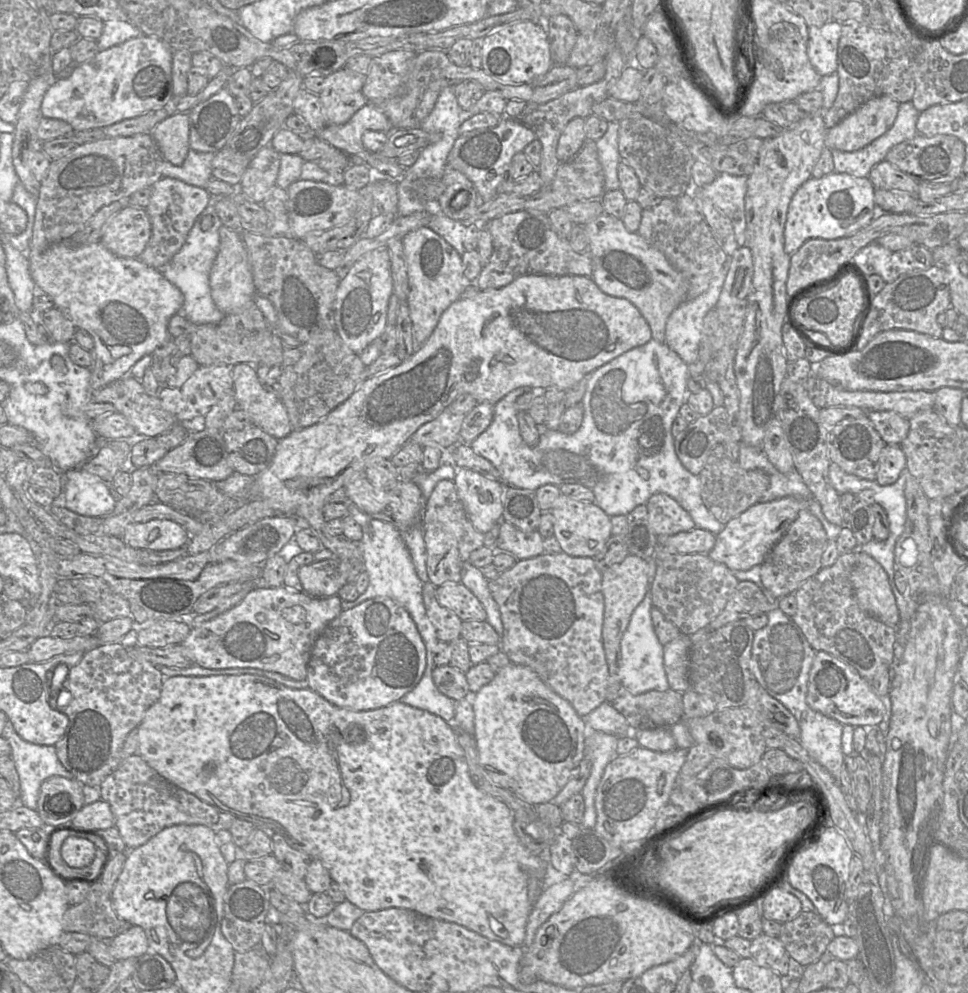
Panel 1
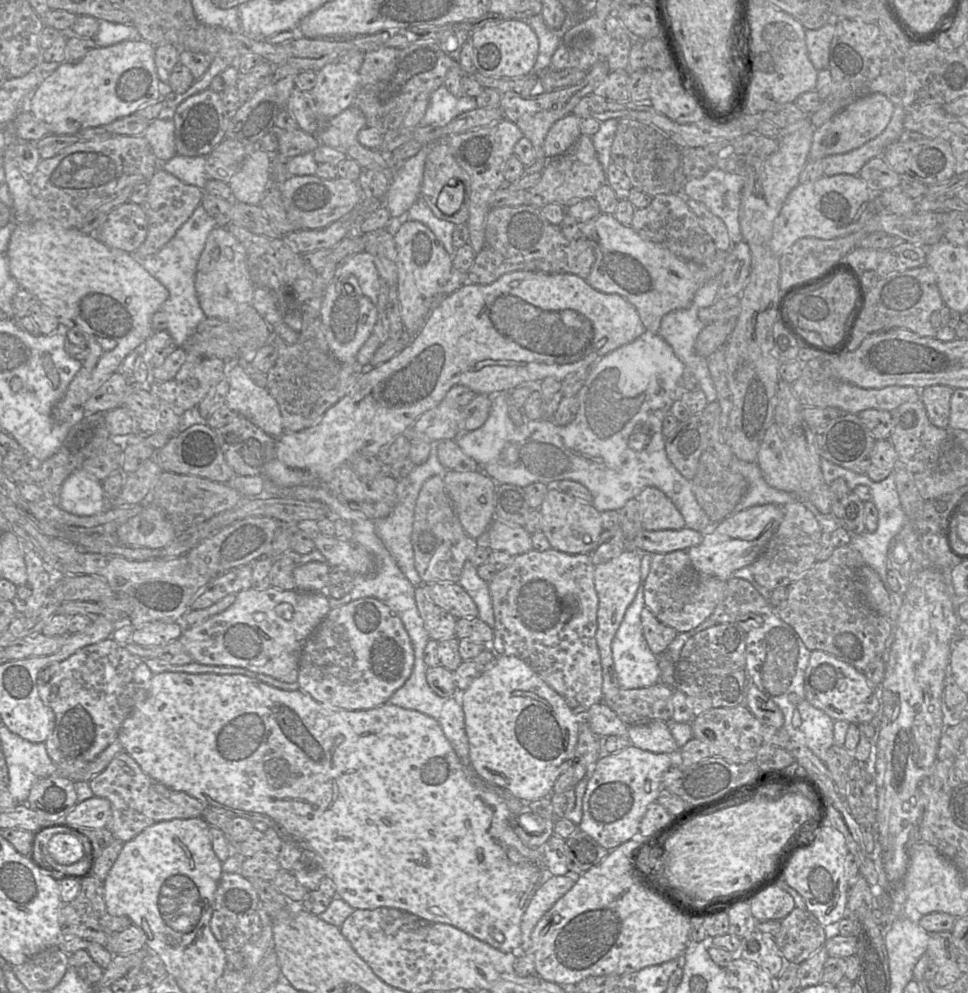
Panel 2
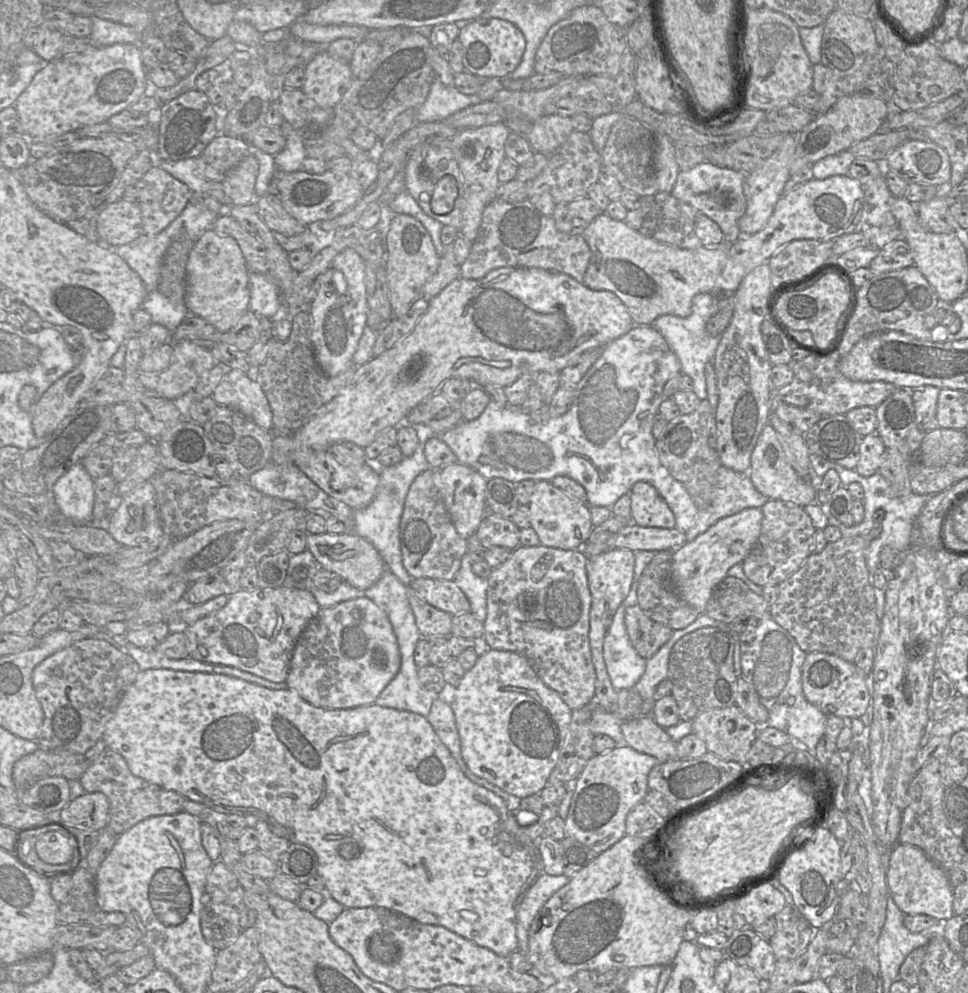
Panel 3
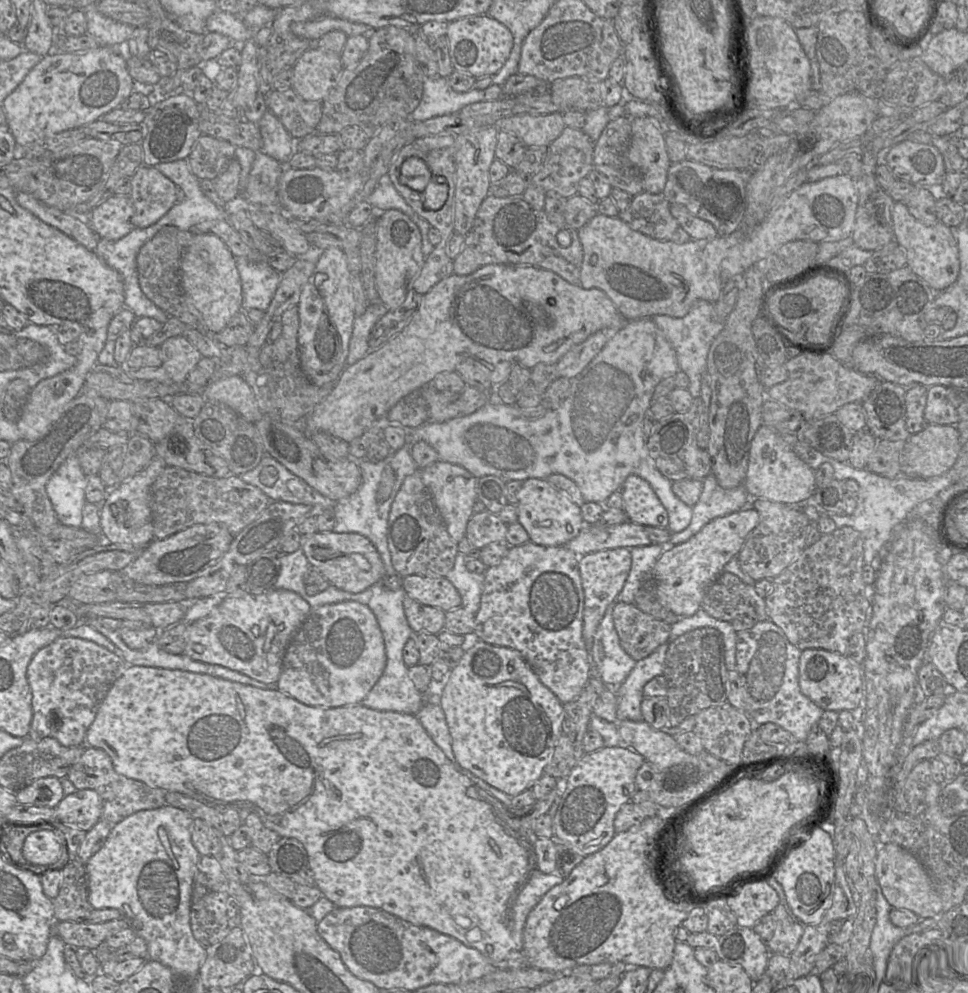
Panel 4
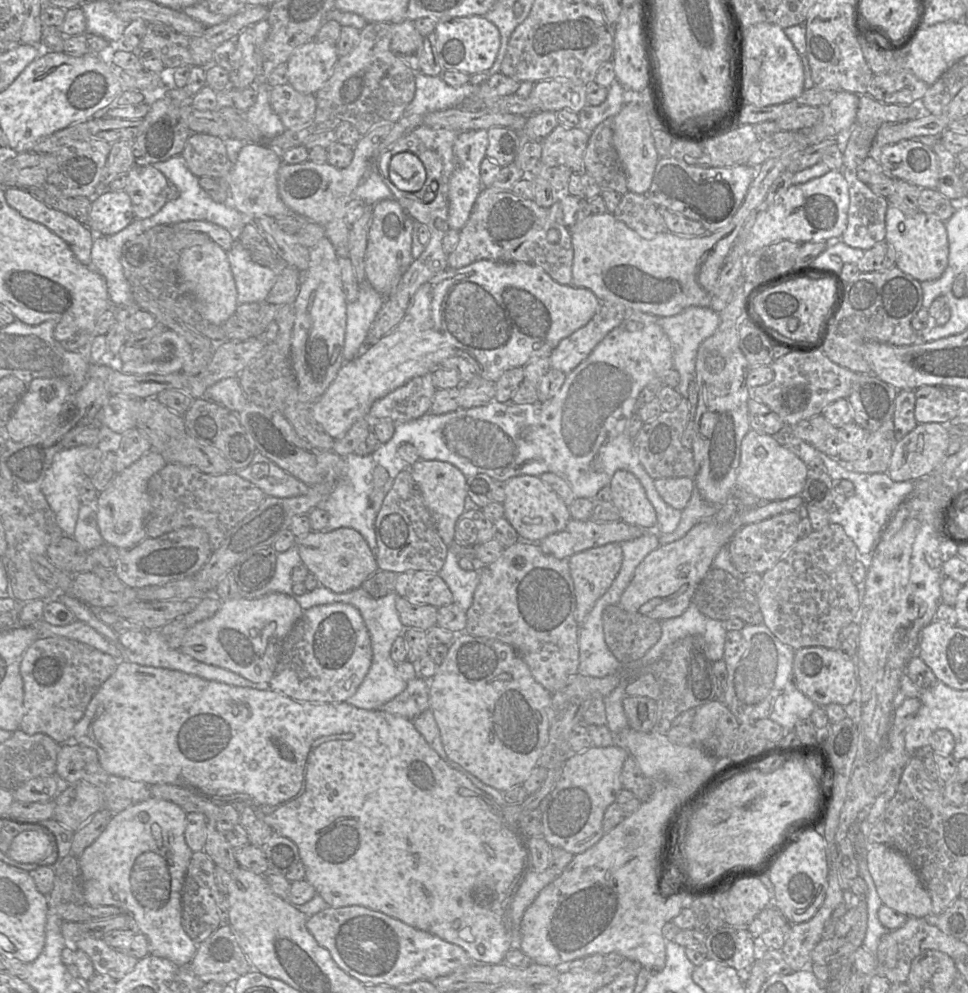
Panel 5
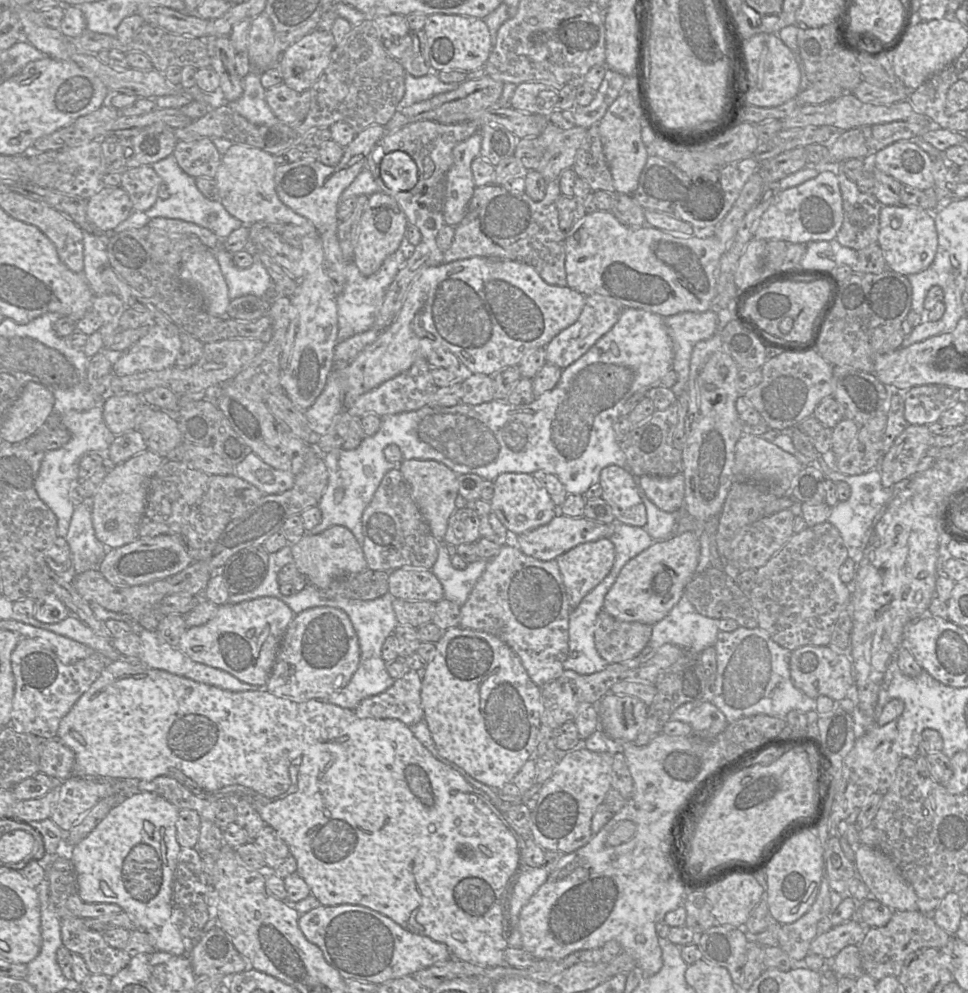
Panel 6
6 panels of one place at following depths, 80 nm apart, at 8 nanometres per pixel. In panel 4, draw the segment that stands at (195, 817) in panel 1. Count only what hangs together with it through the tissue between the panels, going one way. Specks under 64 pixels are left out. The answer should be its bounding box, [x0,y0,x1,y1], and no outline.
[66,747,168,826]

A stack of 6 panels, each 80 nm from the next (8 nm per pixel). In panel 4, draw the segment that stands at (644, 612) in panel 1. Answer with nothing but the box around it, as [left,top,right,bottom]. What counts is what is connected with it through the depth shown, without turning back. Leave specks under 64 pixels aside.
[592,602,636,689]

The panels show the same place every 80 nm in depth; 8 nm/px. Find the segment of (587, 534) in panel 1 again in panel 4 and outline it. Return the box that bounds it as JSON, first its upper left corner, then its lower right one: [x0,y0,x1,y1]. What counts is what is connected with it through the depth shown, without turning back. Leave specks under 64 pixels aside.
[516,478,586,546]

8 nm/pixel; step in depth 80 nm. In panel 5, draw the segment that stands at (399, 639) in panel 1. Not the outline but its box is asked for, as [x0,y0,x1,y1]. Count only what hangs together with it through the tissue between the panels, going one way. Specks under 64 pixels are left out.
[269,603,372,703]

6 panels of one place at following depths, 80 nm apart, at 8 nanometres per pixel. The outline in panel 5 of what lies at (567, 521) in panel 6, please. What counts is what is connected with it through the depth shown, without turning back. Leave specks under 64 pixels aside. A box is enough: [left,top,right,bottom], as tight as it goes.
[538,519,645,559]

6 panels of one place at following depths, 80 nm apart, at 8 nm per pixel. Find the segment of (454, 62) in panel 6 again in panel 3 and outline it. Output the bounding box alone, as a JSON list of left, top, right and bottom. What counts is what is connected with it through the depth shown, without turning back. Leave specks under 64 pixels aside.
[460,18,526,78]

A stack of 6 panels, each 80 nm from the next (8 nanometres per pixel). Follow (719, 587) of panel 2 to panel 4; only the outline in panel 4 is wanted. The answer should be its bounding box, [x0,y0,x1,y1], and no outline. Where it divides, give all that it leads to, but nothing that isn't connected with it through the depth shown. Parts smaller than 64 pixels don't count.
[634,573,684,625]

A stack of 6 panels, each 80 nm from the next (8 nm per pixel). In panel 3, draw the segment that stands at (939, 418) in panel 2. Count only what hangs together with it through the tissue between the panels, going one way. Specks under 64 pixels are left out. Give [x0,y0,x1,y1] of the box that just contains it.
[911,385,940,432]

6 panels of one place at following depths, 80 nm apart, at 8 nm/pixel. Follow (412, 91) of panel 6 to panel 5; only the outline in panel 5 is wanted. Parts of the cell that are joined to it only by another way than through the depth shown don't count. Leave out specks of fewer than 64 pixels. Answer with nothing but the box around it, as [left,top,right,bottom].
[406,71,480,115]

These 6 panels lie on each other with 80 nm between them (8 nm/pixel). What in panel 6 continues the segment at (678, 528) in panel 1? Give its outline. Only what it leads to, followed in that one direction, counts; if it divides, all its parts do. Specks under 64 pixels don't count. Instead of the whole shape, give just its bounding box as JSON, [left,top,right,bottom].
[598,465,646,526]

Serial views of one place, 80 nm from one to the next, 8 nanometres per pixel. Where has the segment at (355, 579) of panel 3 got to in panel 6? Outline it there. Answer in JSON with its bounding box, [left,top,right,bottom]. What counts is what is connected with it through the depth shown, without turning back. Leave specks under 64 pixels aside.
[288,525,368,589]

